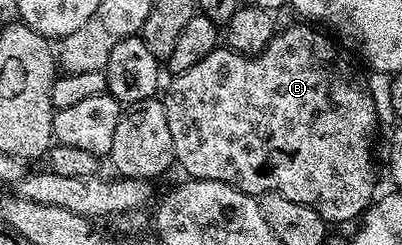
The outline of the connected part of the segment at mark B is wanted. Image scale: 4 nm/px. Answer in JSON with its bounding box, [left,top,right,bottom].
[162,22,380,225]

